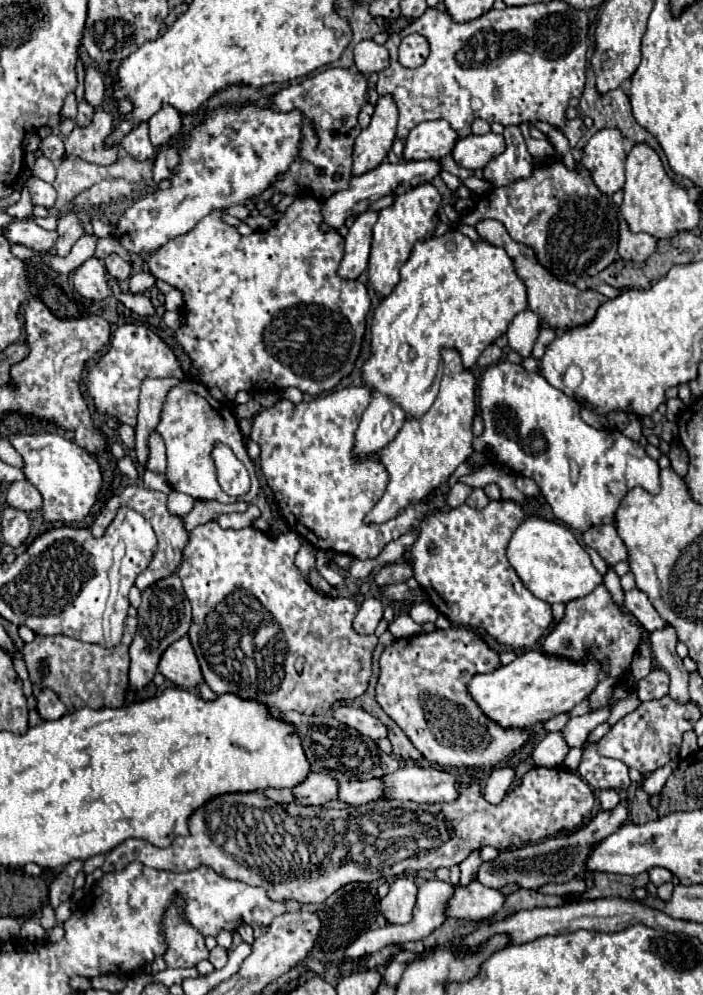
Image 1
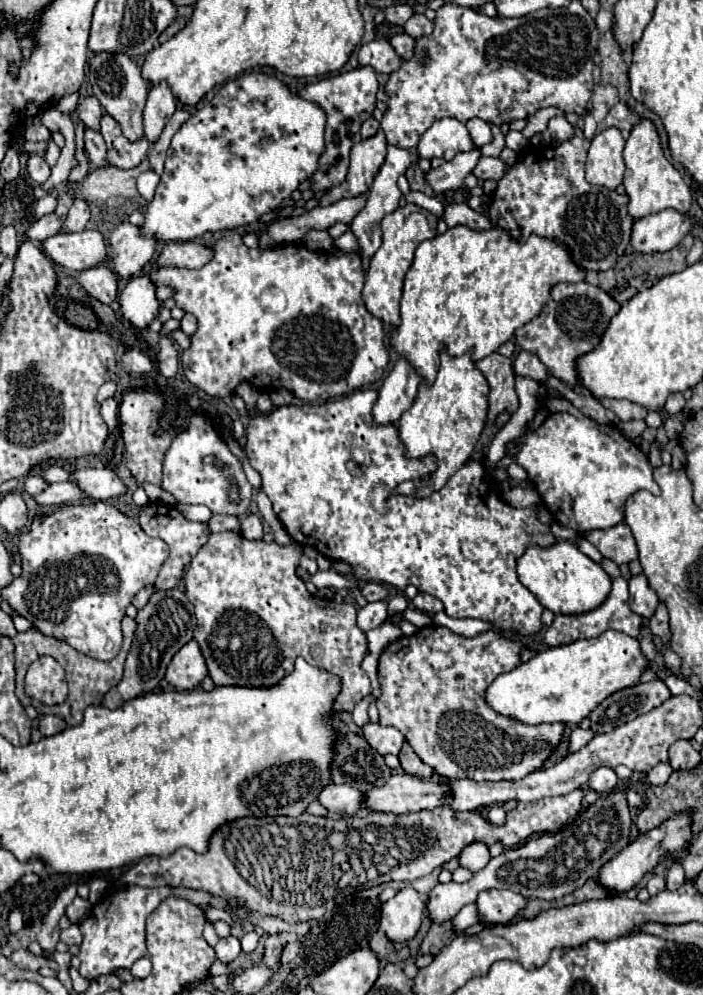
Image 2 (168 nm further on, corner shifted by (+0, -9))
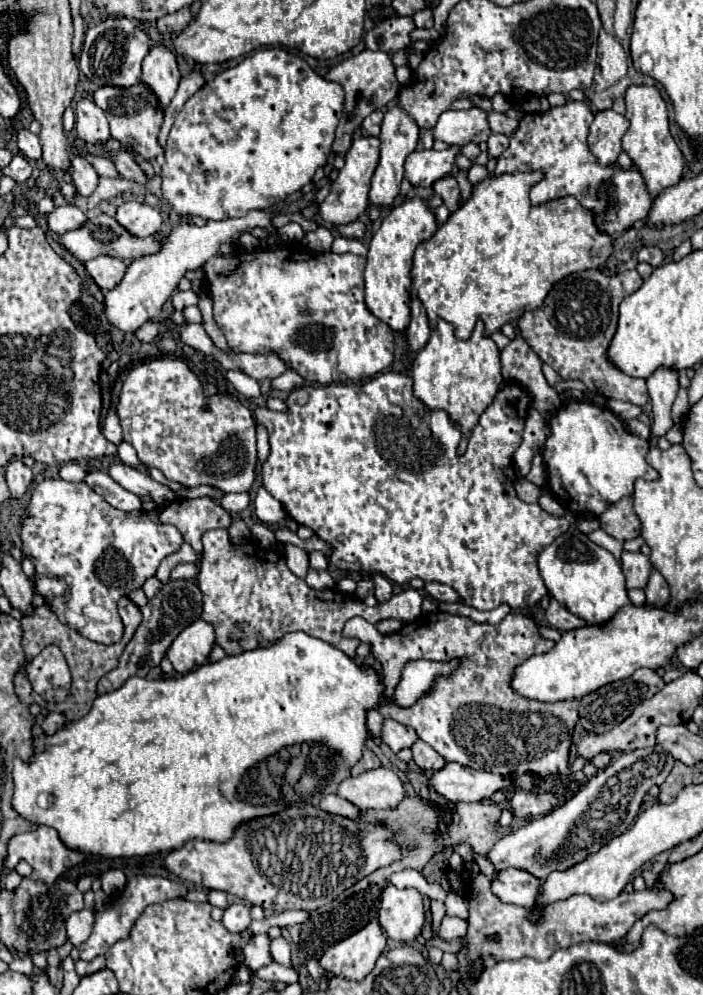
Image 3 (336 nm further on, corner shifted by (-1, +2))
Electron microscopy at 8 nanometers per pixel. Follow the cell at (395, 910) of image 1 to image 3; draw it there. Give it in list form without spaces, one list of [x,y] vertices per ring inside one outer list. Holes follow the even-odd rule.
[[[388,886],[381,894],[381,904],[378,910],[378,919],[388,938],[396,942],[412,942],[418,938],[422,926],[424,926],[424,898],[416,888],[396,888]]]

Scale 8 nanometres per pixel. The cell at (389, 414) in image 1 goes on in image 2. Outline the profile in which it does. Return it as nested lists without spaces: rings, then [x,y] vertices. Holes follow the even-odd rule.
[[[401,357],[383,381],[379,399],[373,407],[375,421],[379,425],[397,423],[397,419],[401,419],[401,415],[413,405],[419,383],[421,379],[415,367],[405,357]]]

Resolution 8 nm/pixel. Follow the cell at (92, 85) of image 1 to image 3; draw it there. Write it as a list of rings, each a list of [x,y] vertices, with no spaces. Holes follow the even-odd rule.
[[[82,98],[76,106],[76,134],[90,144],[102,144],[110,138],[106,114],[92,98]]]

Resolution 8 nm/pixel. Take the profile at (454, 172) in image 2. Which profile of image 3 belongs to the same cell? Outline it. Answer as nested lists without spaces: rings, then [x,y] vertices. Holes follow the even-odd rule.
[[[450,146],[442,152],[416,150],[406,158],[404,176],[412,186],[432,186],[436,180],[456,170],[456,156],[460,154],[460,150],[460,146]]]

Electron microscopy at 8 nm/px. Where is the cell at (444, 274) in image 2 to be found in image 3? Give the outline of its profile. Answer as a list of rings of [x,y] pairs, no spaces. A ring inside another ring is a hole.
[[[530,172],[530,174],[504,174],[504,176],[492,176],[492,178],[486,178],[482,180],[478,186],[472,188],[472,196],[458,208],[458,212],[450,214],[450,218],[436,230],[436,234],[428,240],[424,240],[416,252],[414,252],[414,264],[412,264],[412,272],[410,272],[410,288],[408,288],[408,294],[412,300],[420,300],[422,306],[426,308],[426,316],[428,316],[428,322],[430,322],[430,328],[434,330],[436,328],[436,322],[438,318],[450,322],[454,327],[454,333],[458,340],[468,340],[472,330],[474,330],[474,324],[478,320],[484,322],[486,330],[484,330],[484,336],[490,336],[494,332],[498,332],[506,322],[510,320],[516,320],[520,318],[524,312],[528,310],[536,310],[542,306],[546,294],[550,292],[550,288],[562,280],[564,276],[568,274],[574,274],[574,272],[582,272],[582,270],[590,270],[590,268],[598,268],[606,262],[606,258],[610,256],[612,252],[612,238],[610,236],[602,236],[596,228],[594,228],[594,220],[590,220],[590,212],[586,212],[574,198],[562,198],[560,200],[554,200],[554,202],[548,202],[548,204],[542,204],[538,208],[534,208],[530,204],[530,198],[528,198],[528,192],[530,188],[542,178],[540,172]]]

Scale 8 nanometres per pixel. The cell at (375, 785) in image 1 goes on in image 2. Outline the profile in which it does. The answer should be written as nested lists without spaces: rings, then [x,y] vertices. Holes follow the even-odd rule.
[[[407,773],[391,775],[383,787],[365,793],[365,805],[383,813],[413,813],[423,809],[431,811],[451,801],[451,787],[447,783],[419,779]]]

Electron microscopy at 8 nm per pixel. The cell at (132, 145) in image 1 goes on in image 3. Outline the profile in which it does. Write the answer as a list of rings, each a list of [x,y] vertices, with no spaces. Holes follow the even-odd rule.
[[[100,20],[96,26],[88,28],[86,40],[82,46],[82,54],[78,58],[80,70],[88,76],[94,86],[118,86],[130,88],[140,80],[142,60],[150,50],[150,40],[144,30],[140,30],[132,20]]]

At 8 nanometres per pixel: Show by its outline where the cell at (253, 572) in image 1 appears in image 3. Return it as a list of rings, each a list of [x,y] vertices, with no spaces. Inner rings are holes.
[[[226,528],[204,532],[202,544],[204,550],[196,576],[202,590],[202,620],[214,626],[216,644],[228,656],[238,656],[246,650],[256,650],[258,646],[266,648],[272,642],[282,640],[288,632],[304,630],[354,658],[360,641],[342,636],[342,628],[350,618],[360,616],[370,624],[376,624],[386,618],[414,622],[420,616],[422,596],[414,588],[408,588],[402,594],[392,596],[386,604],[378,604],[374,608],[366,606],[358,598],[352,598],[350,594],[336,590],[328,590],[328,596],[320,594],[318,598],[316,590],[308,588],[302,578],[288,570],[284,554],[276,548],[260,548],[258,554],[258,546],[252,546],[250,542],[240,546],[234,544]]]

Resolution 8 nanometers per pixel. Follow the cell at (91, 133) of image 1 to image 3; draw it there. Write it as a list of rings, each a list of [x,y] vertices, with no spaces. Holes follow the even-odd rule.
[[[136,84],[134,88],[98,88],[94,92],[94,102],[106,112],[110,122],[110,134],[122,146],[130,146],[144,160],[154,160],[162,154],[162,148],[156,140],[158,130],[162,126],[162,112],[156,110],[154,94],[144,84]]]

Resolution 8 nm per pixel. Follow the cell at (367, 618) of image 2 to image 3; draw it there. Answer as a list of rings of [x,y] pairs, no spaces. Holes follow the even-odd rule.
[[[374,576],[372,580],[374,580],[374,586],[376,586],[376,590],[374,590],[376,600],[380,604],[388,602],[392,598],[392,582],[388,578],[384,578],[384,576]]]

